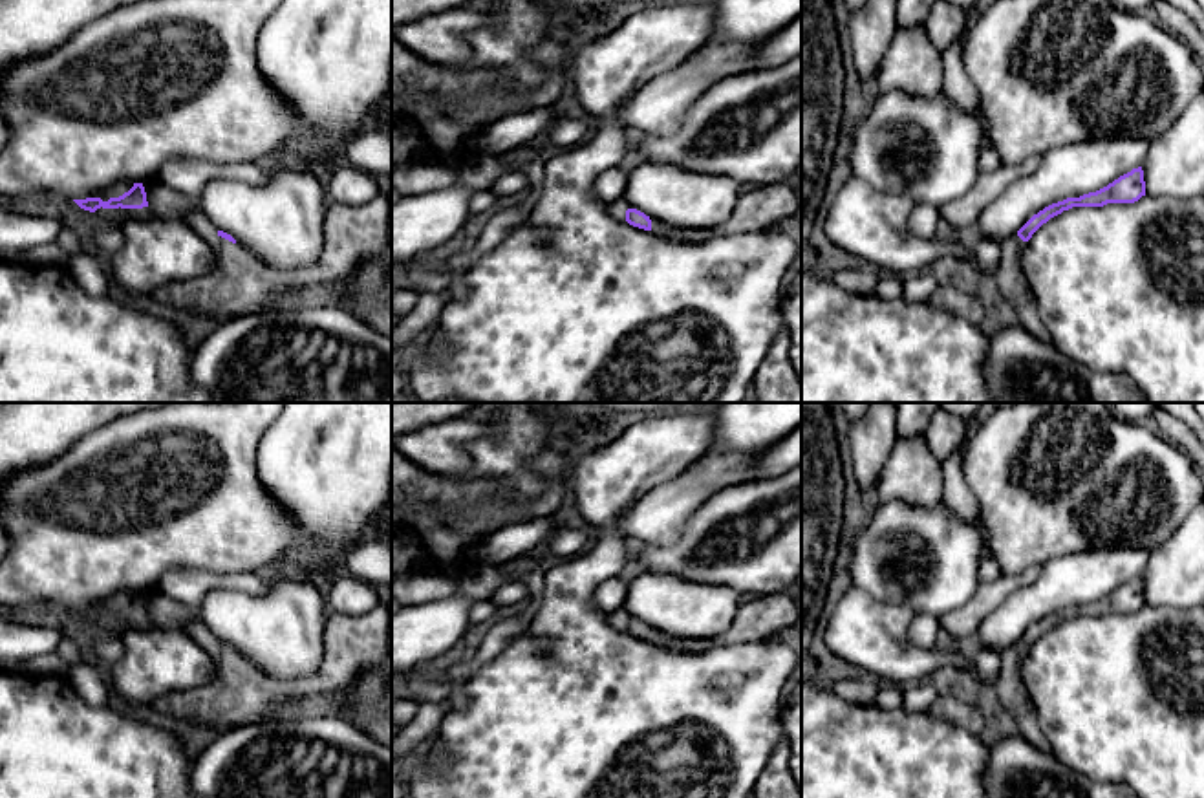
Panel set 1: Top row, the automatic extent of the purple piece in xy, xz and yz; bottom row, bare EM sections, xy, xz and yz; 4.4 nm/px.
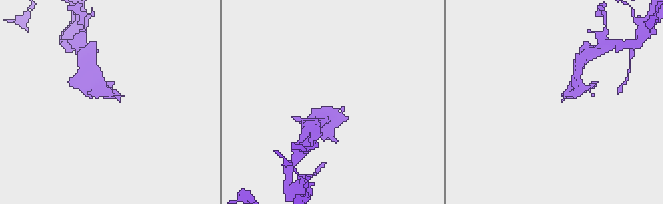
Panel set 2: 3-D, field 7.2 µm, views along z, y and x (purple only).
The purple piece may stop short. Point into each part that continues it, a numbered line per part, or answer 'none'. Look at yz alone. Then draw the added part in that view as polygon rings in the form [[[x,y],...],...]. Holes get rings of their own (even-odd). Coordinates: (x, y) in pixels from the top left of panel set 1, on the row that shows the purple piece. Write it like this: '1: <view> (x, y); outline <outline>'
1: yz (1010, 280); outline [[[1017,232],[1003,242],[1003,254],[995,269],[995,284],[1005,300],[1016,309],[1019,324],[1041,342],[1048,342],[1050,333],[1039,318],[1036,297],[1023,275],[1021,256],[1027,247]]]

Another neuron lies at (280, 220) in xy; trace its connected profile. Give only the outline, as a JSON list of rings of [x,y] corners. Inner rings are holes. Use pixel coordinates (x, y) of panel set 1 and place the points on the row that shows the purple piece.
[[[295,159],[267,163],[269,178],[254,187],[218,179],[205,185],[205,216],[274,269],[313,265],[324,247],[326,207],[318,178]]]

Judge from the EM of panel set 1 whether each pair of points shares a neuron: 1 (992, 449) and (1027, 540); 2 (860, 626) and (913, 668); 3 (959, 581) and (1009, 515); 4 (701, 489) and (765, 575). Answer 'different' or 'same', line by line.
1: same
2: same
3: different
4: different

